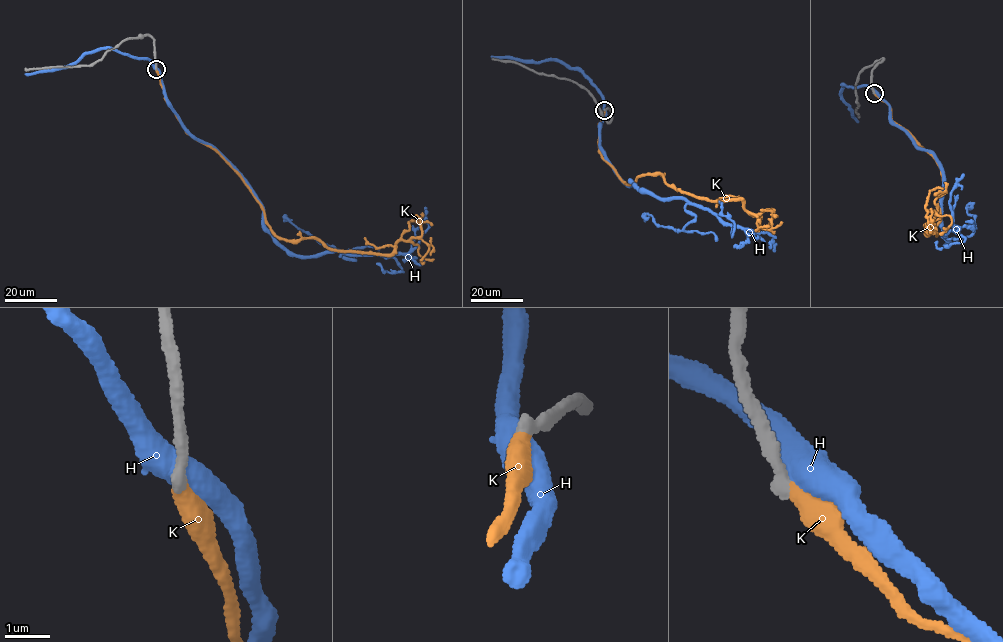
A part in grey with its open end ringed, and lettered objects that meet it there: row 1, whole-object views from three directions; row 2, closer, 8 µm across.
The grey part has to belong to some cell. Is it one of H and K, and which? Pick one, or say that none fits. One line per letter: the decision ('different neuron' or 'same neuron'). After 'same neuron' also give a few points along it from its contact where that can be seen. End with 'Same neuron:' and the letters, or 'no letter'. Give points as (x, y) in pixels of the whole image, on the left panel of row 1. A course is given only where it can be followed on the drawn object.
H: different neuron
K: same neuron; it runs (156, 69), (165, 98), (185, 131), (235, 171), (277, 236), (392, 254), (400, 240), (420, 237), (418, 217)
Same neuron: K

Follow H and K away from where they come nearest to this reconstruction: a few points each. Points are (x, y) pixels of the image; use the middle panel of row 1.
H: (604, 110), (599, 145), (621, 180), (683, 198), (695, 217), (679, 231), (650, 215)
K: (605, 110), (599, 152), (626, 184), (660, 174), (681, 192), (742, 200), (757, 214), (773, 209), (770, 227)

